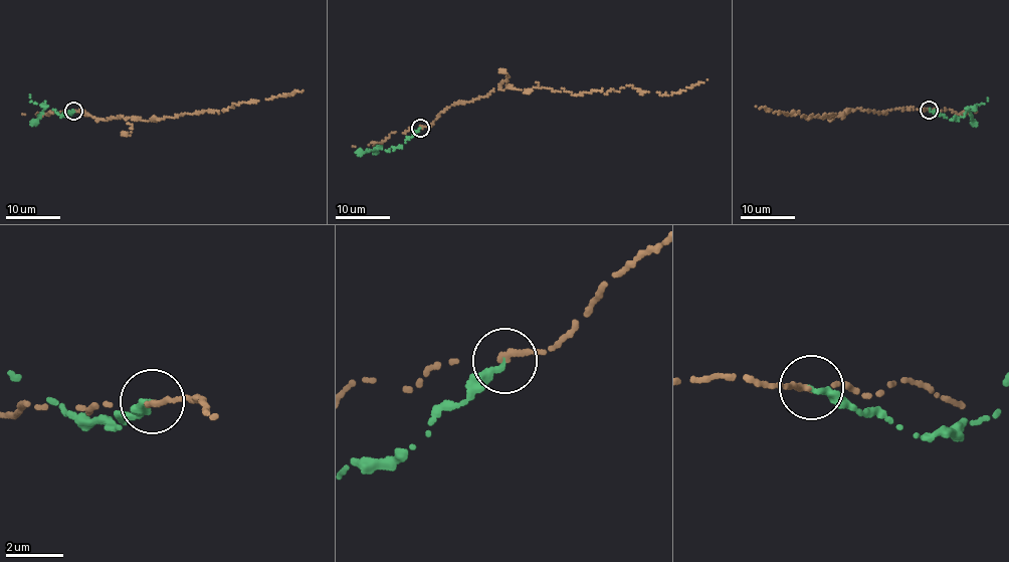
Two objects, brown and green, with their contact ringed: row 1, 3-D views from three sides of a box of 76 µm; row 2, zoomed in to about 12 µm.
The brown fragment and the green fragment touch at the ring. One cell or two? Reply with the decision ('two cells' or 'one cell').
two cells

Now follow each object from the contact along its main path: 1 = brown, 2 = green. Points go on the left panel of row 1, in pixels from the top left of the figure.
1: (73, 112), (79, 110), (105, 121), (123, 117), (154, 121), (222, 112), (236, 104), (289, 96), (304, 89)
2: (73, 111), (67, 117), (35, 104), (30, 96)

